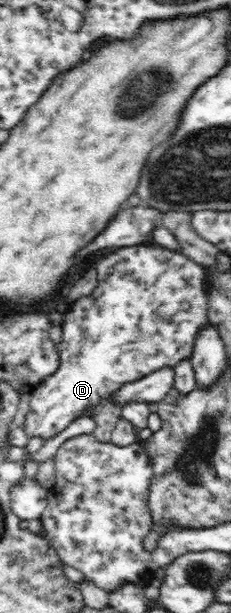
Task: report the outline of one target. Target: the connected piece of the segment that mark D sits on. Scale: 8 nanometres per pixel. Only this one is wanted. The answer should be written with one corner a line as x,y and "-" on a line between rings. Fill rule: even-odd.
155,242
138,244
138,246
118,247
116,251
110,253
106,258
98,260
98,262
94,264
94,268
96,268
97,286
93,292
87,297
82,297
76,302
73,302
68,306
68,310
63,312
63,321
60,325
63,339
60,343
55,344
56,349
58,349
58,357
60,357
58,370
56,370
54,374
50,374
48,378
44,378
31,392
29,411
27,412
26,420
22,426
26,436
29,436
29,438
32,438
32,436
40,436
42,440
48,440
48,438
52,438
52,436
56,436
56,434
60,434
62,430
68,428
74,420
84,416
86,412
89,412
90,418
96,422
93,435
100,442
111,442
110,436
112,436
112,430
116,428
116,422
120,420
122,410
122,407
116,404
116,401
112,399
112,394
114,394
122,384
136,382
136,380
148,376
148,374
155,370
160,370
160,368
164,367
173,367
182,360
189,360
192,356
192,352
194,352
196,336
198,336
199,331
208,324
207,312
209,296
207,292
206,275
200,265
191,261
182,252
174,252

